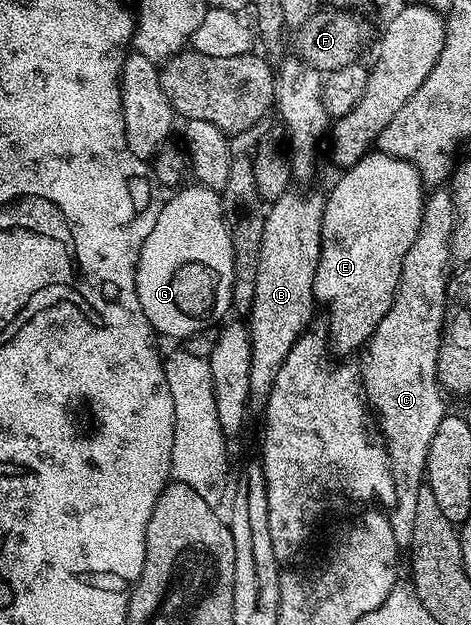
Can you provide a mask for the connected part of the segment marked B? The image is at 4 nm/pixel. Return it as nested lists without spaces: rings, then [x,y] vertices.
[[[287,192],[269,203],[264,220],[264,240],[260,240],[260,264],[256,268],[256,296],[252,300],[252,308],[248,315],[248,327],[251,340],[251,384],[249,405],[265,407],[272,392],[272,384],[276,384],[276,372],[284,360],[288,360],[288,352],[292,352],[292,344],[311,325],[310,317],[314,314],[316,299],[314,281],[316,268],[320,260],[322,247],[322,207],[323,195],[294,194]]]

